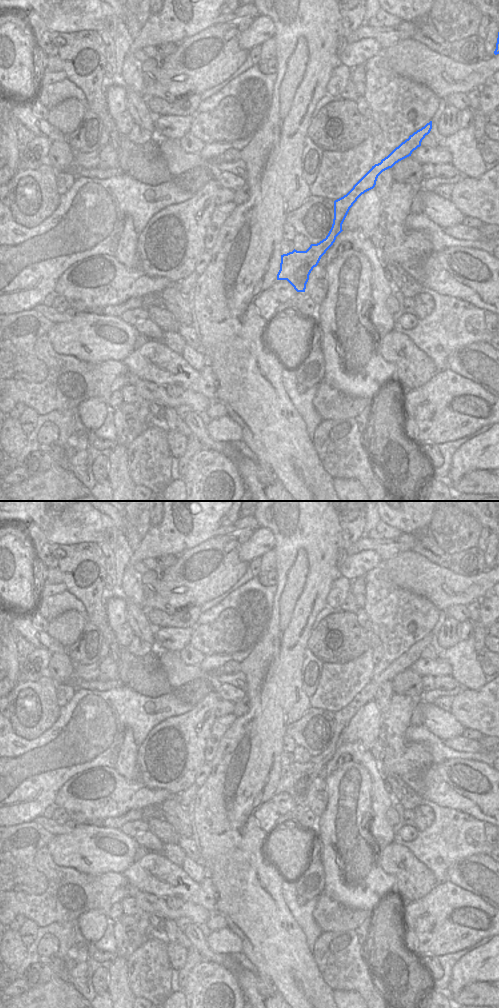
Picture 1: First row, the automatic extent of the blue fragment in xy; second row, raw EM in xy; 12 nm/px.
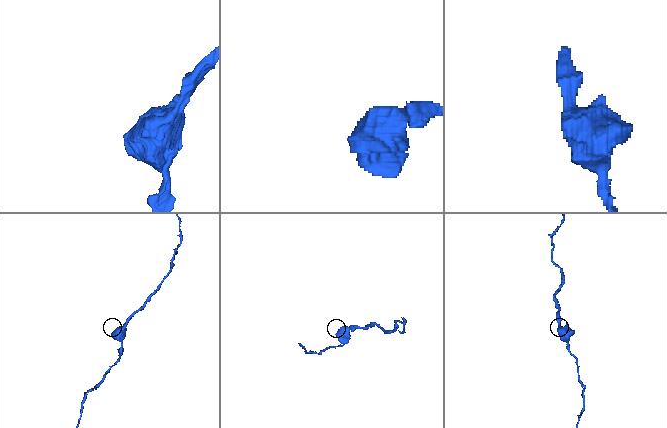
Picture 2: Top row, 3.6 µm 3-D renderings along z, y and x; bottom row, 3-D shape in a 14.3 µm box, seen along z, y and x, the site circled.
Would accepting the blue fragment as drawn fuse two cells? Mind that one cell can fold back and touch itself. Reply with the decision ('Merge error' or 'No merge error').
No merge error

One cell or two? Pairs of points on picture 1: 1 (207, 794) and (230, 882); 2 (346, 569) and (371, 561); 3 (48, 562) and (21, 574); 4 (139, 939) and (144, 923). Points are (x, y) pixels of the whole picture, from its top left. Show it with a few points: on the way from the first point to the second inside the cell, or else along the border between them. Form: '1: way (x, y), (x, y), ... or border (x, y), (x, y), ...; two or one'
1: way (224, 816), (230, 835), (230, 860); one
2: way (352, 568), (365, 561); one
3: border (34, 553), (36, 560); two
4: way (140, 935), (144, 927); one

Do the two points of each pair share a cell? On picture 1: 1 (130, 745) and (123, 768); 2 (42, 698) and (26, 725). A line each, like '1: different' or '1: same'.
1: same
2: same

